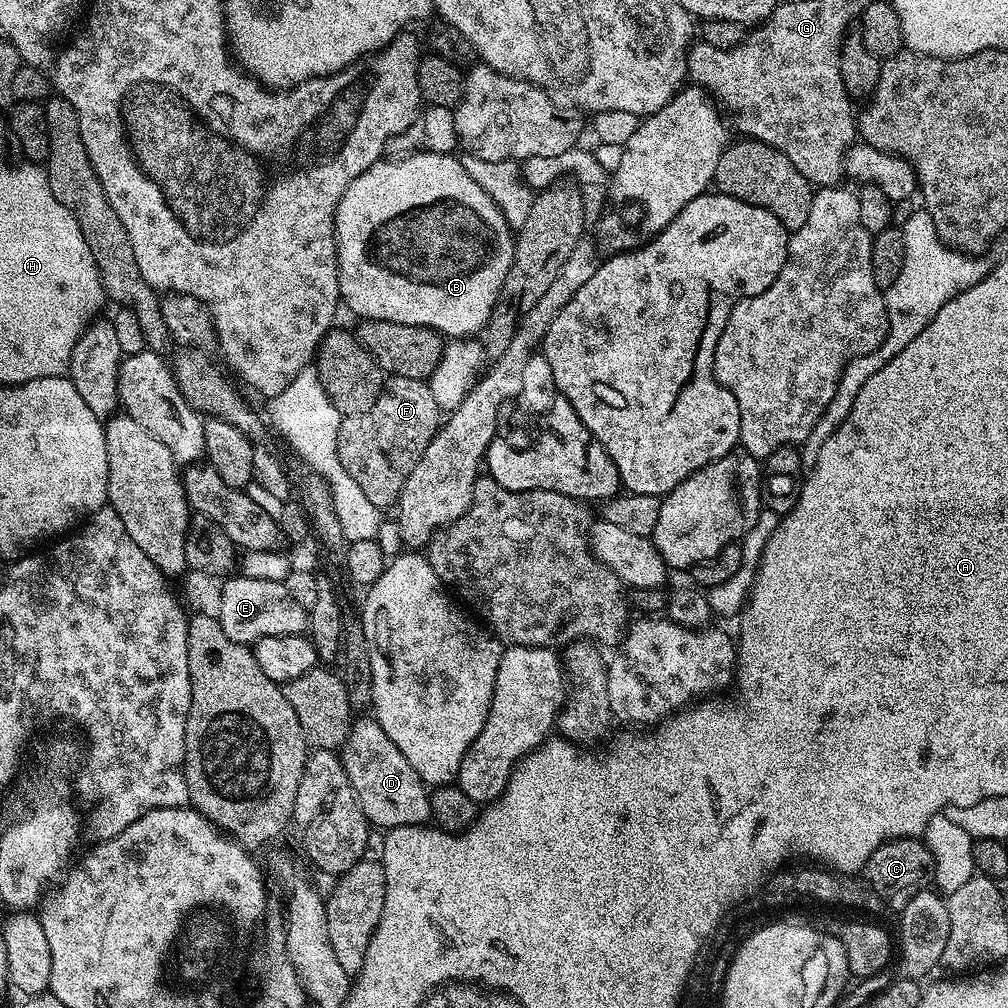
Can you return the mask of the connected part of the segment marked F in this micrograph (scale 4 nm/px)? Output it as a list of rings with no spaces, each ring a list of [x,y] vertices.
[[[388,376],[384,381],[384,389],[378,394],[374,406],[363,414],[343,417],[338,430],[338,458],[342,466],[346,466],[346,474],[362,486],[362,491],[374,506],[381,510],[388,510],[395,505],[400,497],[402,486],[406,478],[410,478],[410,470],[422,458],[426,446],[434,438],[434,434],[440,429],[442,413],[438,402],[434,402],[434,394],[430,394],[427,383],[405,376]]]

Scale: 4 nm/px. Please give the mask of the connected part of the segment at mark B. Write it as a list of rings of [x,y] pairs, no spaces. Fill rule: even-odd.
[[[419,151],[413,156],[406,157],[405,160],[381,158],[370,165],[365,172],[358,174],[358,178],[350,182],[350,186],[346,186],[346,194],[342,194],[336,207],[336,257],[340,275],[340,299],[343,307],[345,309],[348,307],[360,320],[385,320],[406,326],[426,326],[436,329],[445,338],[472,338],[487,324],[498,294],[502,290],[502,282],[506,282],[506,274],[510,274],[510,266],[514,262],[516,237],[513,229],[507,224],[502,210],[492,200],[490,194],[470,178],[455,155],[446,152]]]

